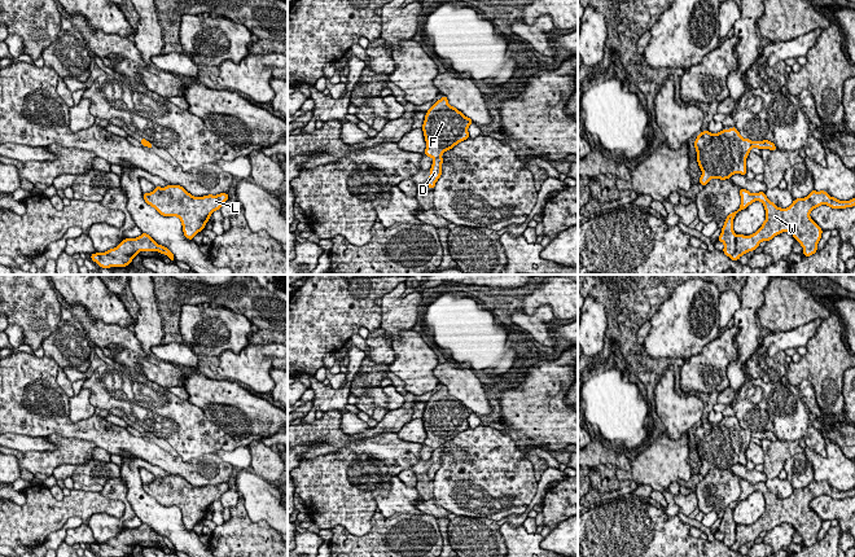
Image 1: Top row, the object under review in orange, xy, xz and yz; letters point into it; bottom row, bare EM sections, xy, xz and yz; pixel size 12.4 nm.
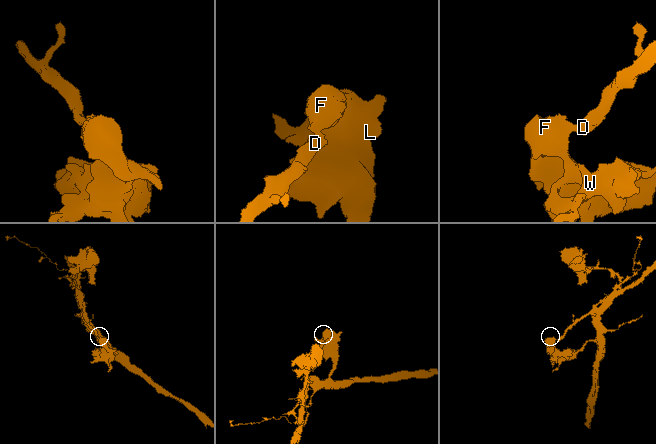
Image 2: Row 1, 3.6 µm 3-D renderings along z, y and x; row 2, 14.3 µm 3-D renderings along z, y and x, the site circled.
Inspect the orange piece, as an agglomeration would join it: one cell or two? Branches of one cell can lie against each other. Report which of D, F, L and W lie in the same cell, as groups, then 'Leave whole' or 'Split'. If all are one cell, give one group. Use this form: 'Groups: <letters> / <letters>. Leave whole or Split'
Groups: D / F L W. Split

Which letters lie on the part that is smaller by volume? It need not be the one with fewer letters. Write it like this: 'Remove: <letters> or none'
Remove: D

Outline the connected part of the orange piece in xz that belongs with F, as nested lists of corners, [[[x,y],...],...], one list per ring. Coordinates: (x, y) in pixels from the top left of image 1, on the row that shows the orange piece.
[[[442,96],[428,111],[422,124],[428,144],[424,154],[437,159],[459,142],[469,139],[468,127],[473,120],[448,104]]]

